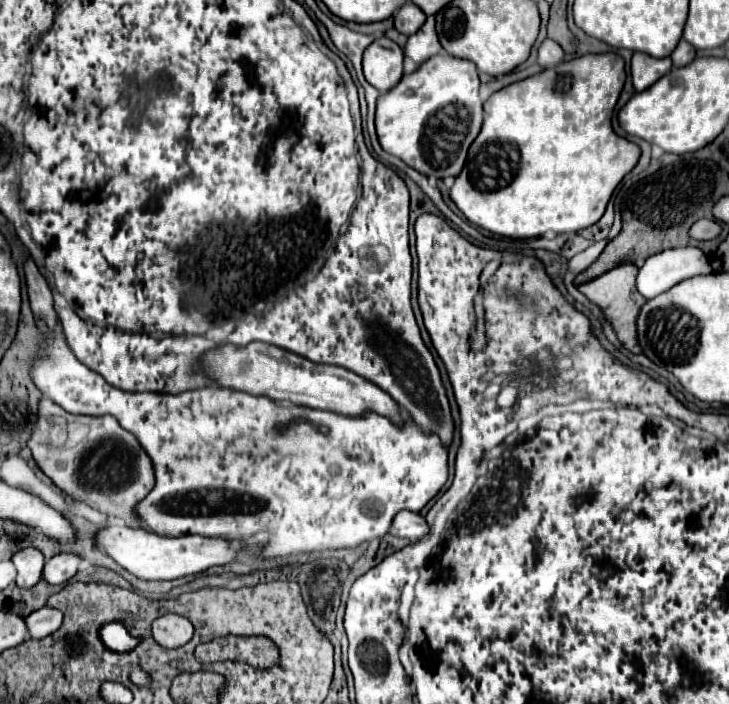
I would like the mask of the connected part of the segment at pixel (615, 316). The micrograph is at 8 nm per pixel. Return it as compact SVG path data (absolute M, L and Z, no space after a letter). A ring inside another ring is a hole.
M624 264L624 266L616 266L610 272L606 272L606 274L598 276L598 278L578 286L578 290L606 314L606 320L612 324L618 340L632 354L640 354L640 346L638 346L638 340L636 340L636 330L634 330L634 318L638 316L638 310L646 302L646 298L642 298L638 294L638 290L634 290L636 272L638 270L632 264Z

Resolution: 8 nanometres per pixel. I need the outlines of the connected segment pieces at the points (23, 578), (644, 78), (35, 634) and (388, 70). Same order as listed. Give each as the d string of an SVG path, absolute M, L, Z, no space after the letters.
M24 548L12 556L12 562L18 570L16 584L20 588L32 588L38 584L42 578L42 568L44 568L44 556L36 548Z
M634 54L632 56L632 84L636 92L646 90L658 78L662 78L672 68L670 58L650 58L648 54Z
M40 608L36 612L32 612L28 618L26 618L26 626L28 626L28 638L30 640L42 640L46 638L48 634L56 632L60 628L60 622L62 622L62 612L56 610L56 608Z
M380 36L366 48L364 76L378 90L388 92L402 78L402 48L386 36Z

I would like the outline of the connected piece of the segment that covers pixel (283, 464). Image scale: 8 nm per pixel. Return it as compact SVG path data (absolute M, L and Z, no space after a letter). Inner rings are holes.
M34 316L36 320L36 328L40 332L40 344L36 348L36 354L32 358L32 368L30 368L30 378L34 382L34 386L42 392L42 396L50 398L52 402L56 402L58 406L62 406L66 412L70 414L86 414L86 416L114 416L122 428L126 428L128 432L132 432L138 442L142 444L142 448L146 450L146 454L152 460L154 466L154 476L156 476L156 486L150 490L150 494L136 504L134 514L136 518L144 524L146 530L160 534L160 536L186 536L186 534L200 534L206 538L222 538L226 542L242 542L242 546L246 546L246 540L252 538L258 532L268 532L268 540L266 544L260 548L258 558L264 560L272 560L272 558L284 558L284 556L298 556L298 554L312 554L312 552L324 552L324 550L338 550L338 548L356 548L362 542L370 542L374 538L382 538L390 524L392 518L400 512L400 510L410 510L410 512L420 512L446 484L448 480L448 450L446 446L442 446L442 440L438 438L438 434L426 434L422 432L422 428L408 416L402 426L394 424L390 418L384 418L380 414L368 412L362 416L342 416L330 410L312 410L312 408L298 408L298 406L290 406L290 408L278 408L274 404L274 400L266 398L266 396L250 396L244 392L236 392L236 390L226 390L220 386L208 386L208 388L198 388L198 390L188 390L188 392L180 392L180 394L158 394L158 392L126 392L120 388L110 386L100 374L96 374L94 370L90 370L88 366L84 366L68 348L60 324L56 324L54 328L50 328L40 316ZM296 418L304 418L306 422L302 424L290 424ZM280 424L290 424L286 430L278 430ZM326 426L330 432L322 434L318 428Z

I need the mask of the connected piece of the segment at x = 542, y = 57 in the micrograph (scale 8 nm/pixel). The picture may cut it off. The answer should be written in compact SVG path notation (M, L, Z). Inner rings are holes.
M546 38L540 44L540 48L538 48L538 64L542 68L554 68L562 58L564 58L564 52L562 52L562 48L554 40Z

